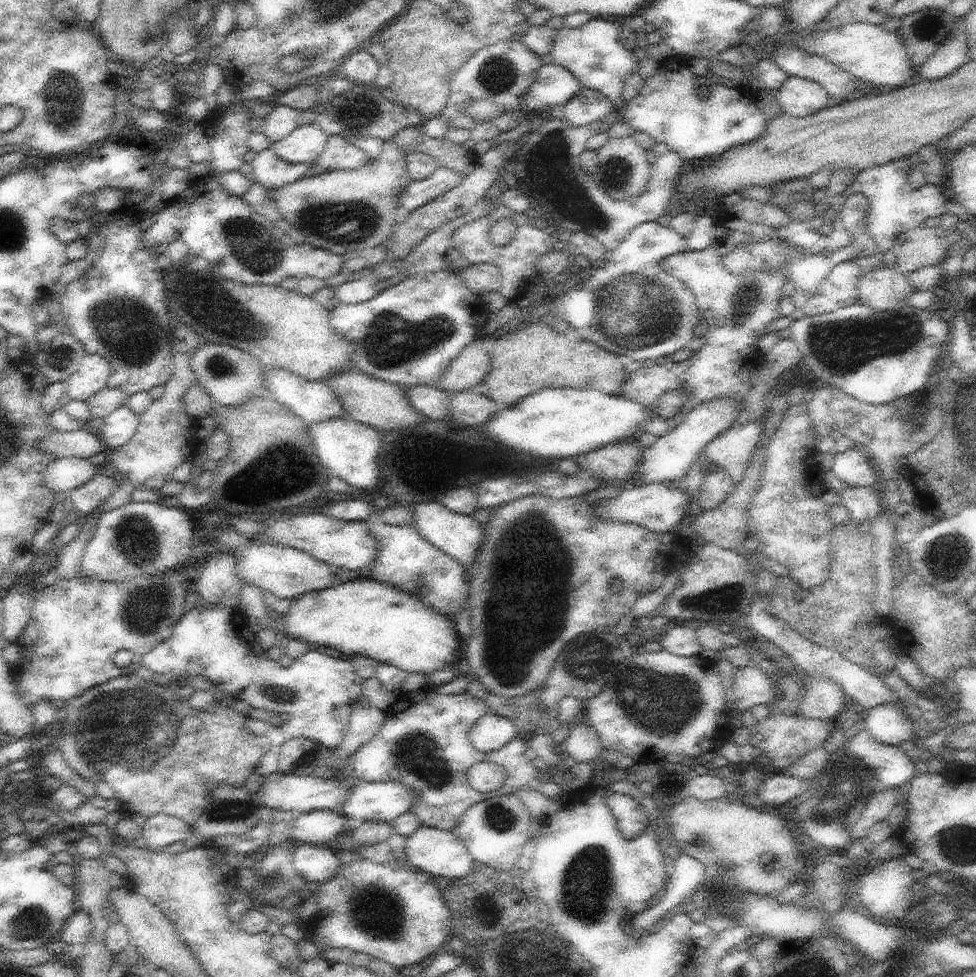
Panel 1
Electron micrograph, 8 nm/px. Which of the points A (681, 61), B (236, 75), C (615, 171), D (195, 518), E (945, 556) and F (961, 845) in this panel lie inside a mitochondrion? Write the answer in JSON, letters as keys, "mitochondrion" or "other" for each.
{"A":"other","B":"other","C":"mitochondrion","D":"other","E":"mitochondrion","F":"mitochondrion"}

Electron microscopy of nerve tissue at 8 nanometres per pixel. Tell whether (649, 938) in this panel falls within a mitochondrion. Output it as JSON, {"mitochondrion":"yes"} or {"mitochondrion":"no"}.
{"mitochondrion":"no"}

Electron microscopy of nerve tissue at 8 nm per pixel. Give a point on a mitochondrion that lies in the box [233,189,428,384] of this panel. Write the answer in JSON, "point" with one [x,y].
{"point":[334,223]}

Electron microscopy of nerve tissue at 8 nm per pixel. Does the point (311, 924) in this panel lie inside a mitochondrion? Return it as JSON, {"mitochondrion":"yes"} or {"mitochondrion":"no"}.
{"mitochondrion":"no"}

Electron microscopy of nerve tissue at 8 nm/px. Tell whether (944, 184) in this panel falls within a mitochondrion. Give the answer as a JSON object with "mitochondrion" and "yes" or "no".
{"mitochondrion":"no"}

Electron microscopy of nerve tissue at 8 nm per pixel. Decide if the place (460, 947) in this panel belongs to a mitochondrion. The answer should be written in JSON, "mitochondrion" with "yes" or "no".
{"mitochondrion":"no"}

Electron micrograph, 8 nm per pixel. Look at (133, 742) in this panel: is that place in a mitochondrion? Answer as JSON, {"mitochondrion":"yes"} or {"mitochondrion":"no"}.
{"mitochondrion":"yes"}

